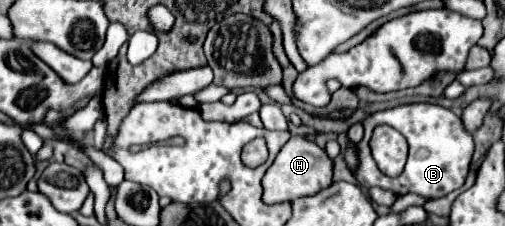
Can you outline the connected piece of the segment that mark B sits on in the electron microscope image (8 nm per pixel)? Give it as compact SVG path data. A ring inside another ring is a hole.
M408 103L408 105L398 105L394 109L376 111L376 113L368 115L362 121L362 125L364 125L364 137L360 143L356 143L358 165L356 165L356 169L352 169L352 175L356 177L356 181L362 187L366 187L366 189L382 187L396 195L418 193L428 199L438 199L464 185L468 167L470 167L470 159L472 159L472 151L474 151L474 141L472 141L472 135L464 129L462 119L456 117L450 109L432 105L432 103ZM382 123L400 131L410 145L406 167L400 173L400 177L394 177L394 179L380 173L380 169L376 167L376 163L372 159L370 147L368 147L372 129Z

